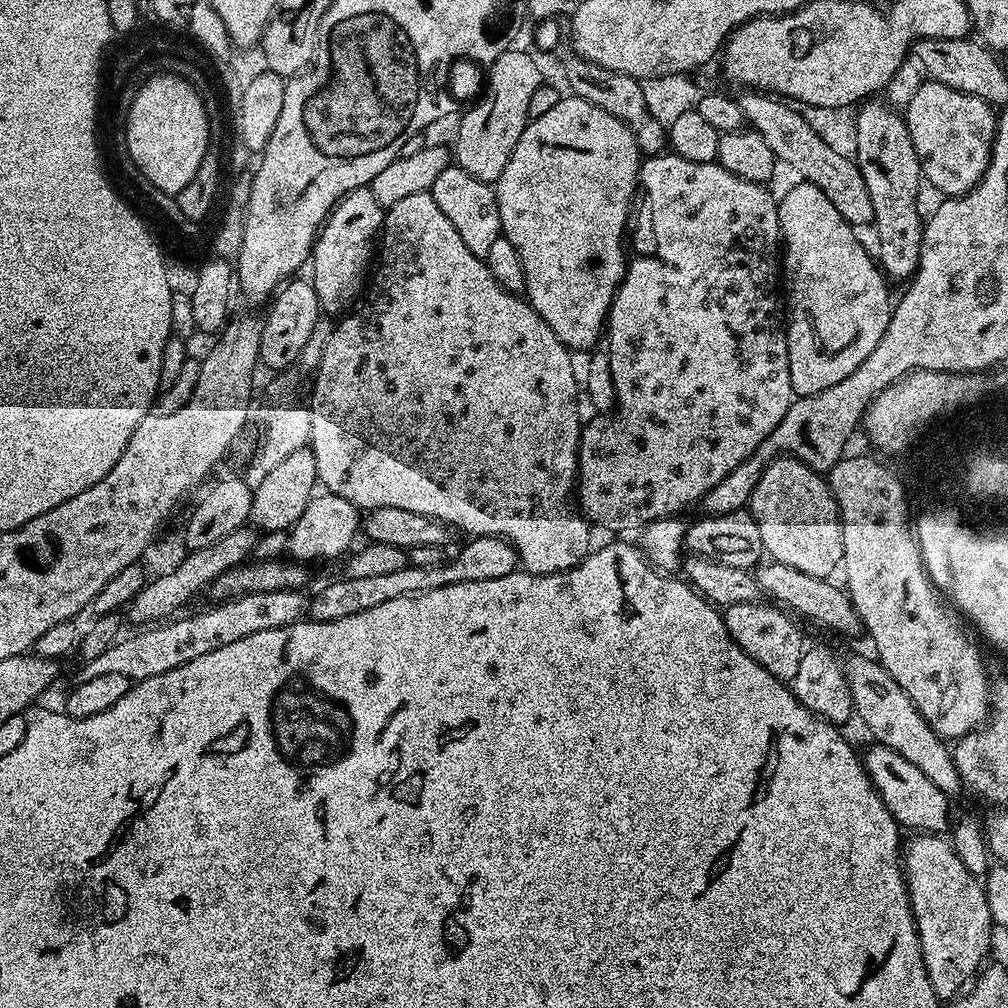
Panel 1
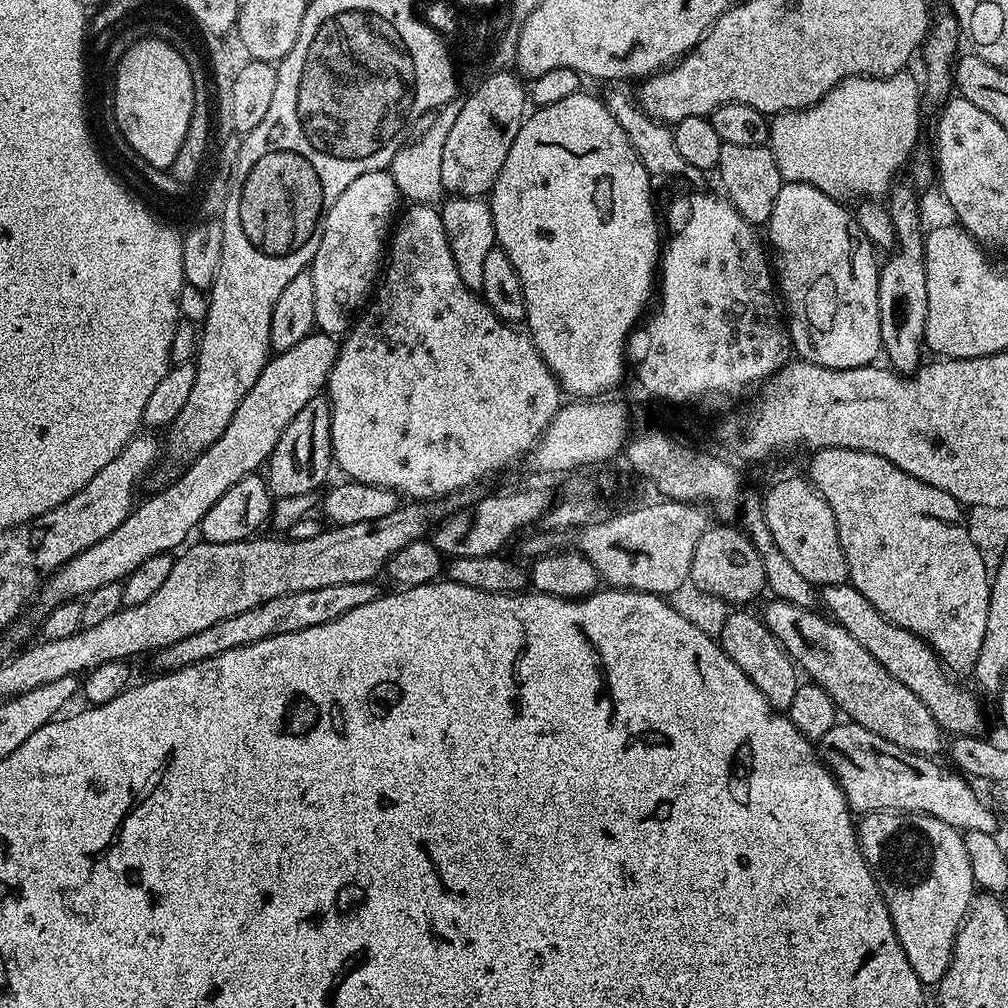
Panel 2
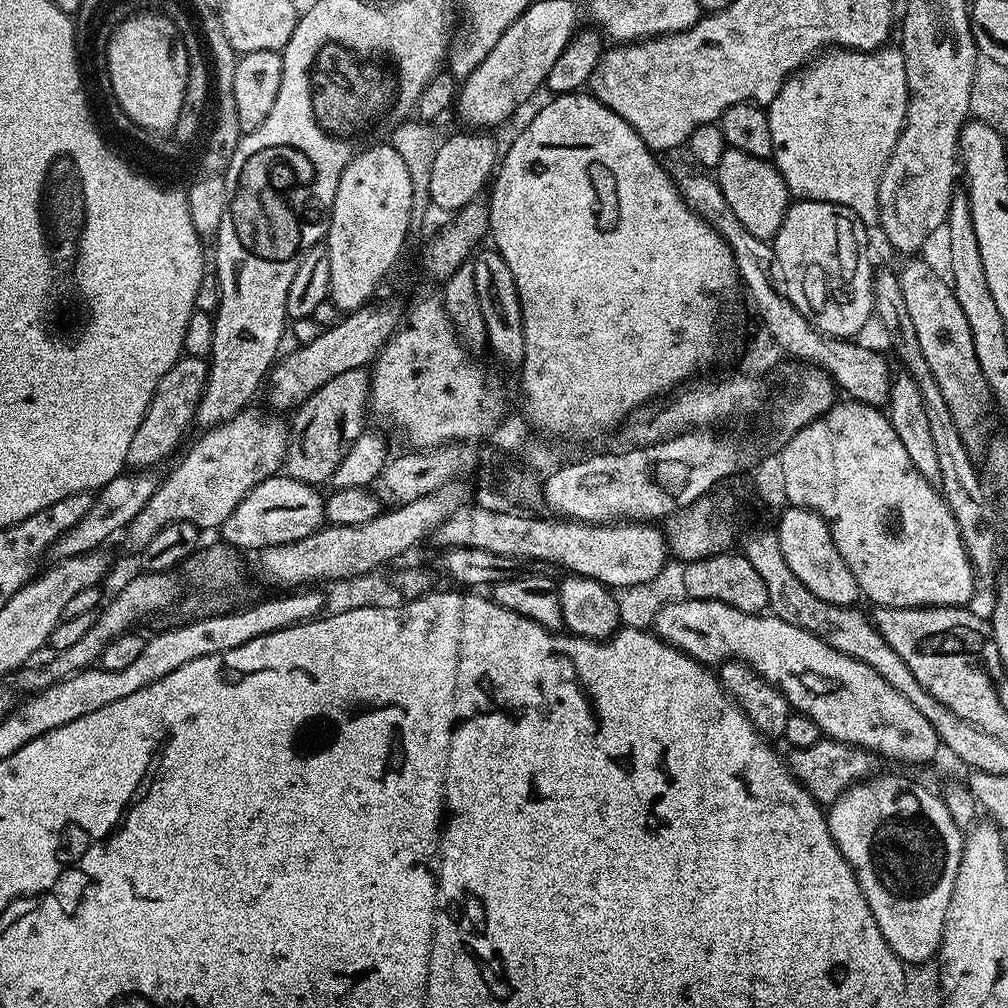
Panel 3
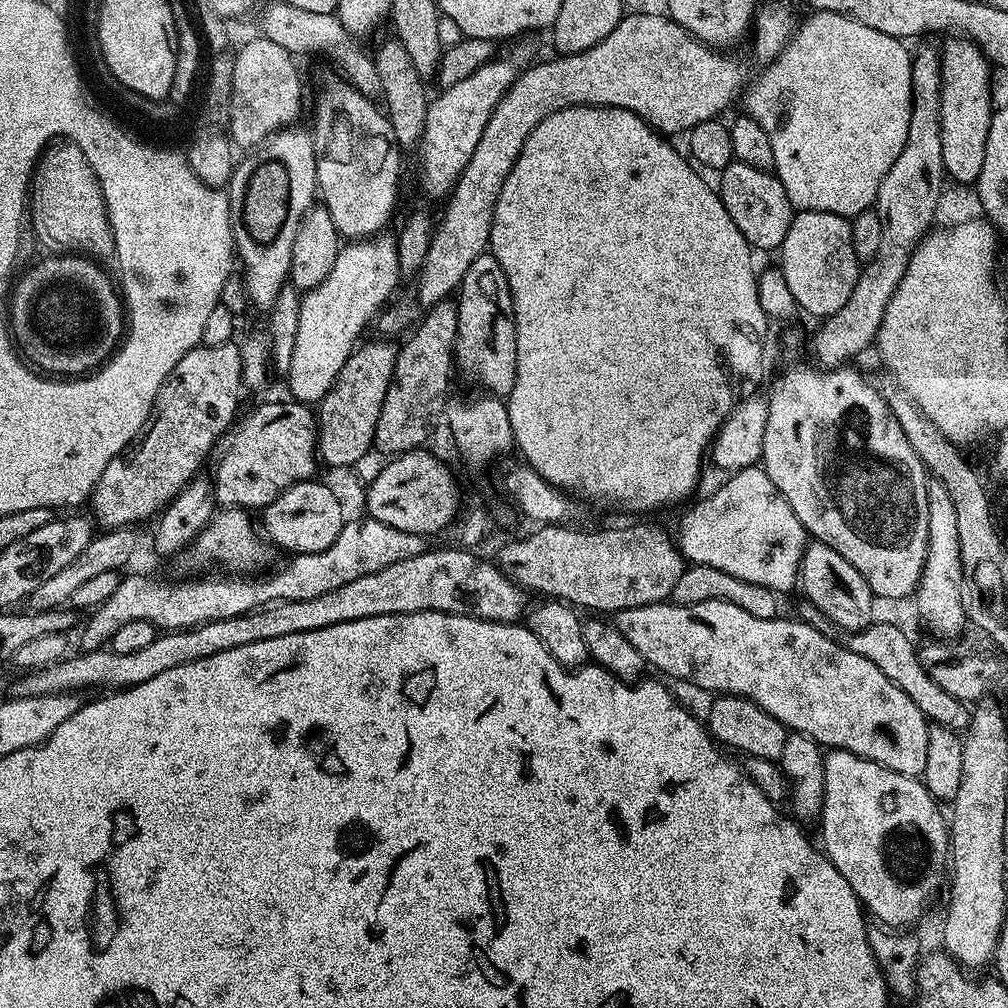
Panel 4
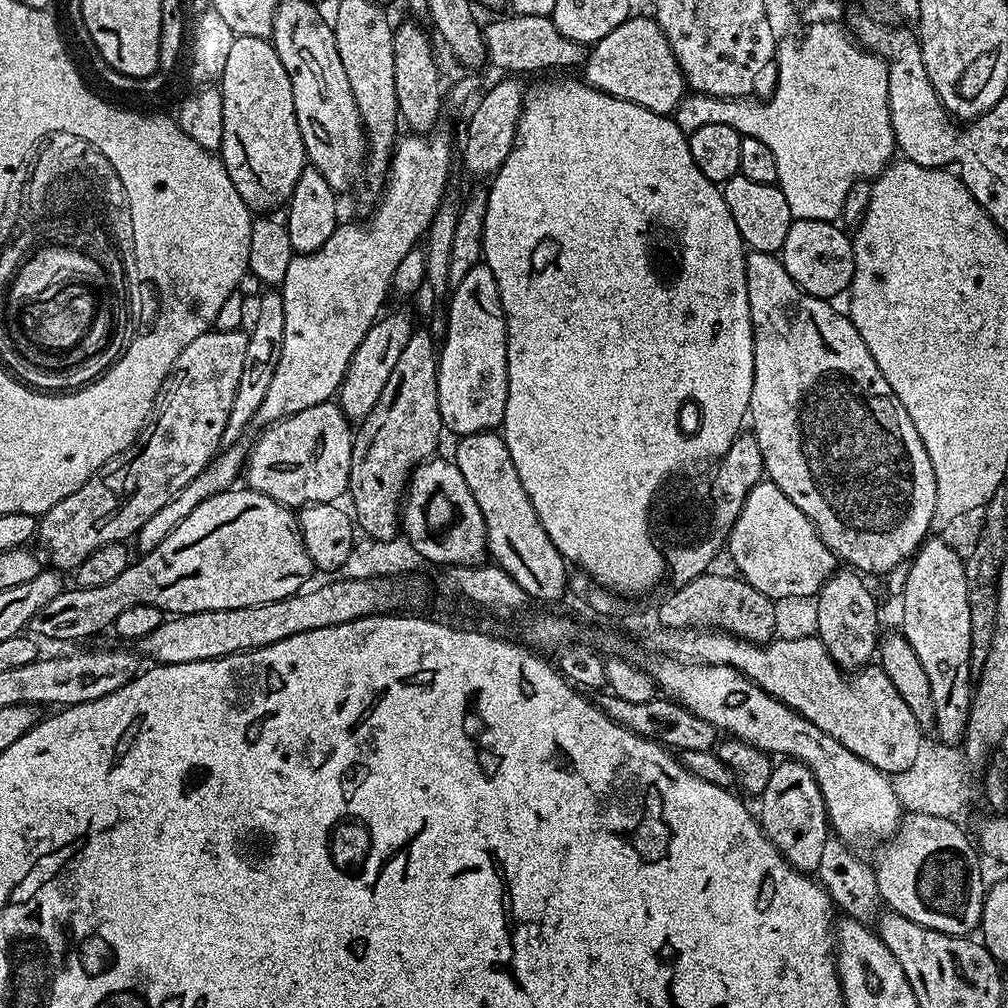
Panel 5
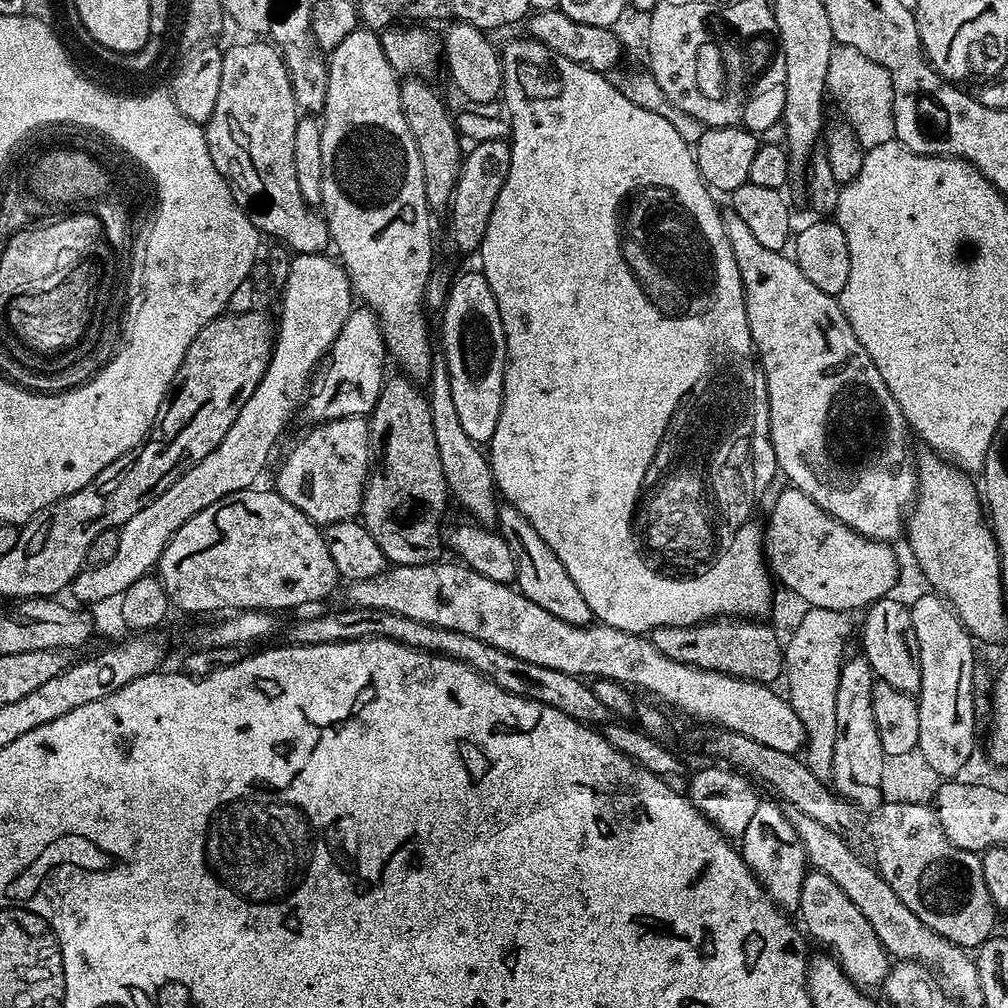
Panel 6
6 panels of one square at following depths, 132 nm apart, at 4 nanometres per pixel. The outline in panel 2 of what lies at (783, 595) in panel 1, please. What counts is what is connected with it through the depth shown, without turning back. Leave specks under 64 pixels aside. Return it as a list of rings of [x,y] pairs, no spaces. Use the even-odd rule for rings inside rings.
[[[851,583],[826,584],[823,585],[822,592],[825,608],[823,611],[835,623],[842,625],[846,634],[854,638],[854,642],[866,646],[866,650],[870,650],[876,661],[890,675],[898,678],[898,682],[902,682],[906,690],[918,694],[922,706],[930,710],[939,728],[947,731],[949,728],[952,734],[962,736],[976,736],[979,733],[979,728],[984,724],[984,712],[980,709],[979,698],[974,693],[959,688],[952,681],[955,679],[949,675],[939,656],[924,639],[902,626],[892,624],[882,614],[878,614],[878,610],[874,610],[874,606],[870,606],[870,602],[866,602],[866,598],[862,598],[862,594],[858,594],[858,590],[853,588]]]

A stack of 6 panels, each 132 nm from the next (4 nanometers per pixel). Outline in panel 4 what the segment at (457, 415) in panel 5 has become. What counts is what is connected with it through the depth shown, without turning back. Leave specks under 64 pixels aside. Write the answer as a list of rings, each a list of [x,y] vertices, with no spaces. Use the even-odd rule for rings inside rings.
[[[491,254],[474,258],[470,262],[470,270],[466,270],[466,278],[462,278],[456,300],[458,310],[458,334],[454,364],[460,368],[476,384],[481,384],[485,393],[506,398],[514,390],[516,377],[516,322],[512,318],[512,295],[506,282],[506,274],[502,274],[502,266]]]

